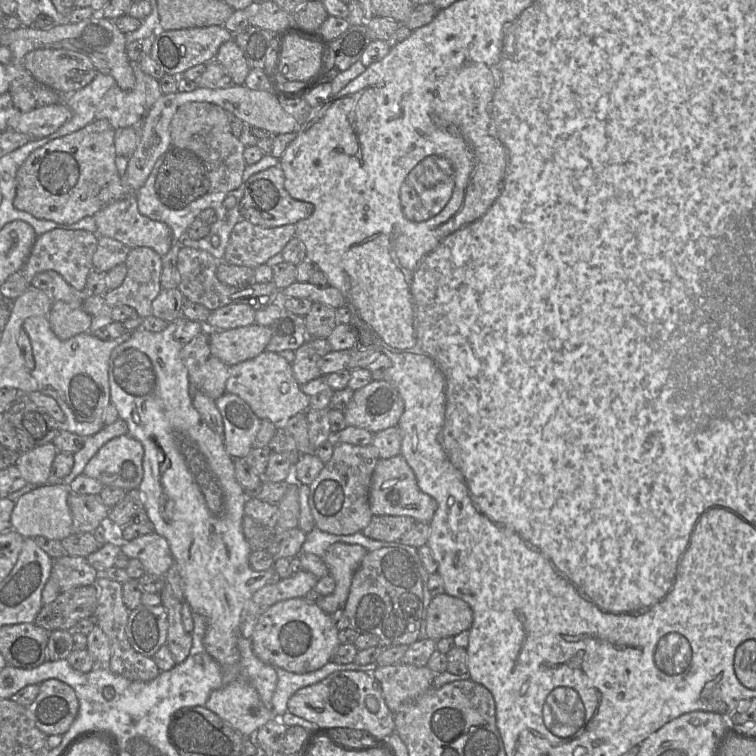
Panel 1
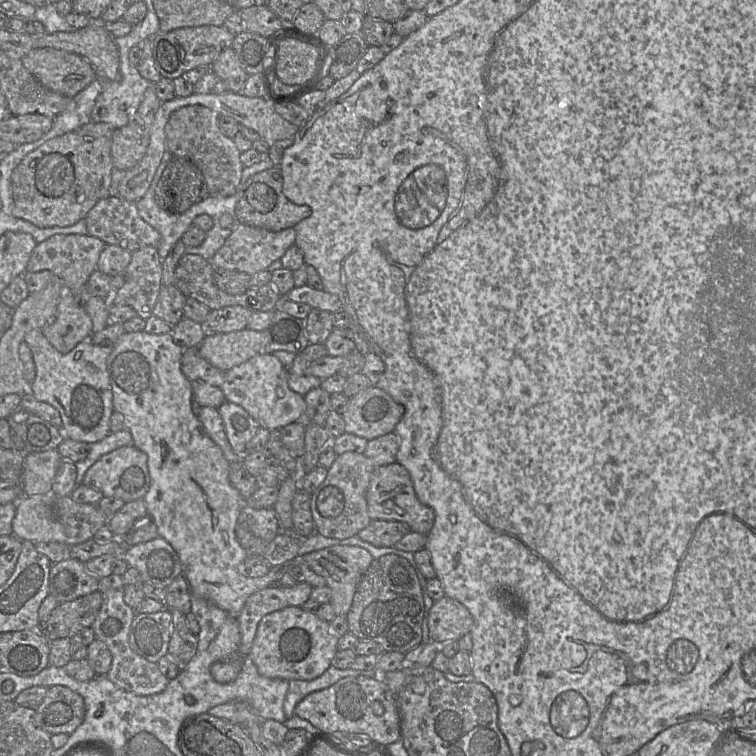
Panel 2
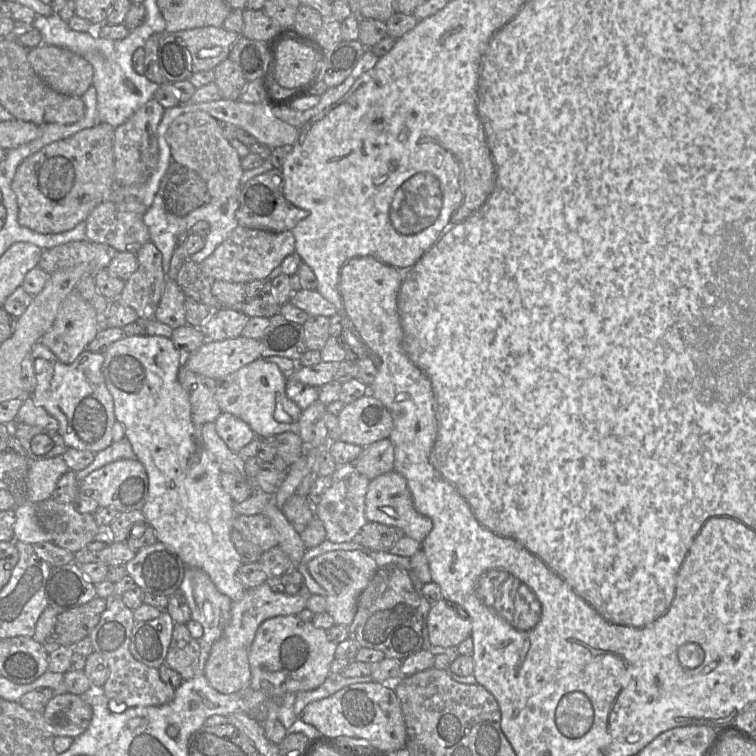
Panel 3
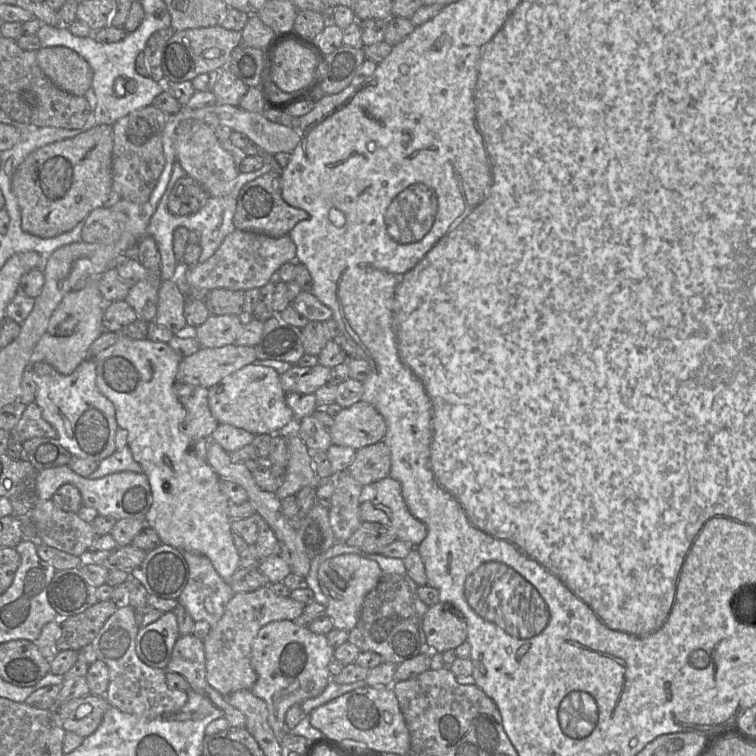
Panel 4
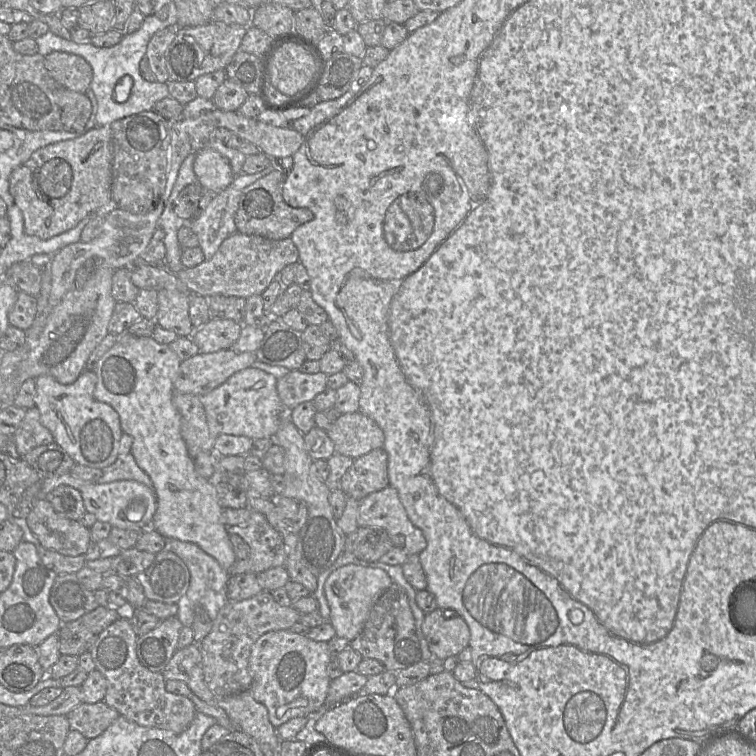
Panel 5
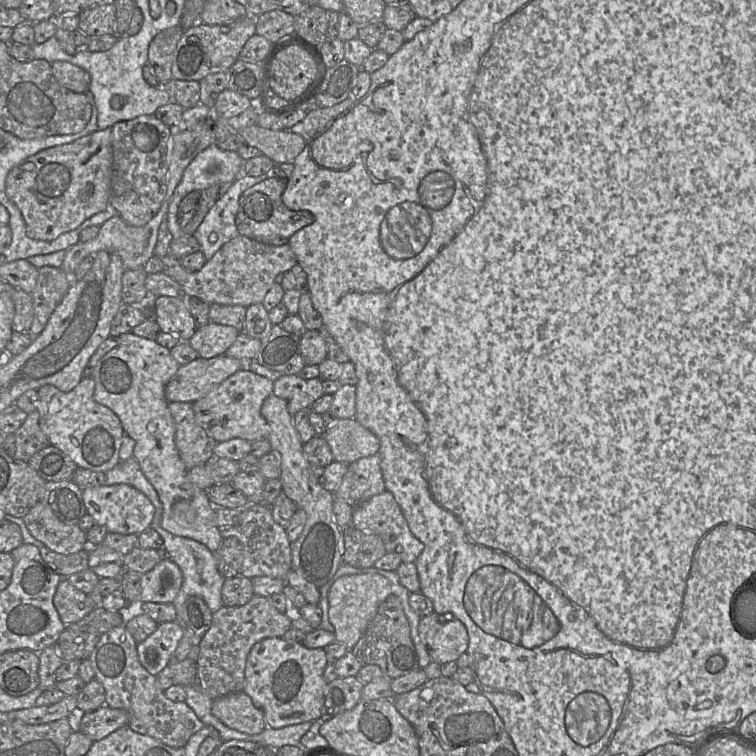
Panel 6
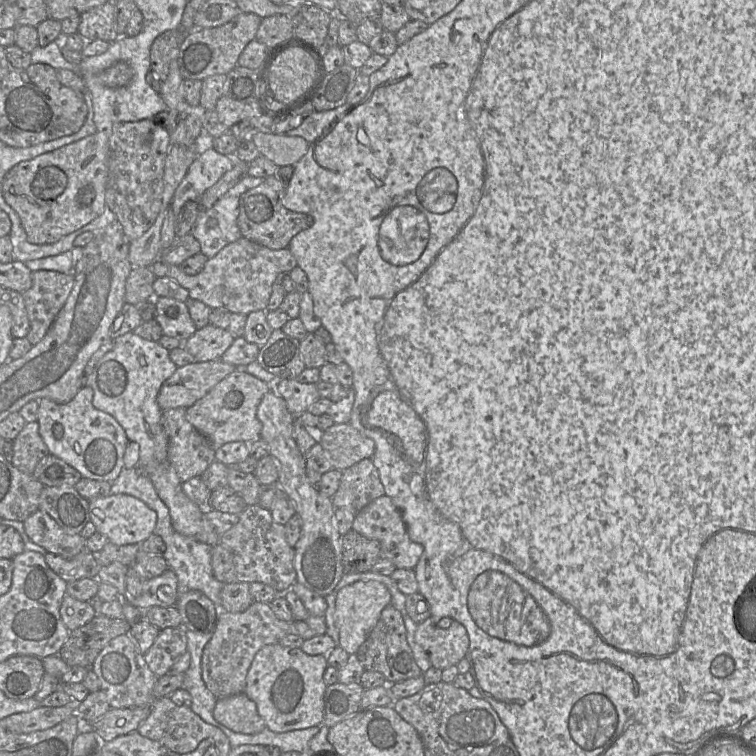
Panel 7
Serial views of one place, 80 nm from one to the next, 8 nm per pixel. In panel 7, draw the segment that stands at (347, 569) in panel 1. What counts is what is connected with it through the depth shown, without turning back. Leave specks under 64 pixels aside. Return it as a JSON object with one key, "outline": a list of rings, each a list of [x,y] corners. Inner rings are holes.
{"outline":[[[359,581],[342,588],[336,599],[334,622],[339,630],[339,646],[349,655],[357,653],[376,626],[382,611],[391,604],[389,590],[377,581]]]}

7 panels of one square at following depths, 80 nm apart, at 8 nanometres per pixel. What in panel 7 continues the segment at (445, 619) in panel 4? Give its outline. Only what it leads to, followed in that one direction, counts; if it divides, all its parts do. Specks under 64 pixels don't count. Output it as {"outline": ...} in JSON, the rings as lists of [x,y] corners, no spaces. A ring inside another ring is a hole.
{"outline":[[[432,617],[417,625],[415,641],[427,654],[431,665],[440,670],[456,665],[464,658],[470,642],[468,632],[460,622],[453,620],[446,628],[440,628]]]}

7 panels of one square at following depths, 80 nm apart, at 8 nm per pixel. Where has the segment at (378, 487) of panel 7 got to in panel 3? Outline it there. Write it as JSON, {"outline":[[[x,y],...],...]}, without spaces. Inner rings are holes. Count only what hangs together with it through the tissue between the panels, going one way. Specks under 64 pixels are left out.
{"outline":[[[390,438],[364,447],[354,466],[369,480],[394,470],[394,445]]]}

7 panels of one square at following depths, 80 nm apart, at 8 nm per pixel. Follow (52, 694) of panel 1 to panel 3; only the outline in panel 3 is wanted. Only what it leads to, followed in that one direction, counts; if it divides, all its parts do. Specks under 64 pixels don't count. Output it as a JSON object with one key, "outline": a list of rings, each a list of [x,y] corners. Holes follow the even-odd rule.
{"outline":[[[68,692],[55,694],[42,711],[44,720],[54,736],[76,738],[84,733],[92,718],[92,707],[79,695]]]}

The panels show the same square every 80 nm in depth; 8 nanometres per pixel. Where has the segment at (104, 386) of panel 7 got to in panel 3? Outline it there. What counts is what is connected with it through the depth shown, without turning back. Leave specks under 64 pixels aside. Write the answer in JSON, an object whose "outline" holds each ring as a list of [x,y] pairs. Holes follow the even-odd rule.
{"outline":[[[124,336],[105,351],[102,373],[113,397],[115,418],[124,425],[125,437],[148,475],[149,494],[142,508],[146,521],[155,529],[159,542],[170,546],[186,566],[206,572],[219,592],[236,602],[244,596],[247,589],[236,578],[242,561],[231,539],[236,518],[235,502],[223,489],[222,472],[204,447],[204,442],[196,442],[189,397],[178,381],[183,358],[184,355],[174,347],[170,338]]]}

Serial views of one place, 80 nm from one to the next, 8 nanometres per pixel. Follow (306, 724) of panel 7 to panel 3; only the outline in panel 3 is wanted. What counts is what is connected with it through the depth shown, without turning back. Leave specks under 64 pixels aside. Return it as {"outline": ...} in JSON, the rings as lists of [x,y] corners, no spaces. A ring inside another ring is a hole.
{"outline":[[[297,615],[270,618],[259,626],[249,651],[250,687],[267,696],[267,719],[262,725],[268,740],[279,745],[288,734],[288,730],[277,718],[278,703],[286,694],[318,688],[331,673],[331,664],[335,659],[336,648],[337,644],[328,639],[326,630],[316,628],[312,622],[300,620]]]}

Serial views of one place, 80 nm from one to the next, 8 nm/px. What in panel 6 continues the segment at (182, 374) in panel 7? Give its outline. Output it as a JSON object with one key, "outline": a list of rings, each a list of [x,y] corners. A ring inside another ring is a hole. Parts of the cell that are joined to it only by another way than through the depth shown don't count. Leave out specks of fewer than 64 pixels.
{"outline":[[[225,354],[212,358],[198,357],[181,365],[166,384],[165,398],[168,403],[191,402],[203,398],[226,378],[243,369],[242,360]]]}

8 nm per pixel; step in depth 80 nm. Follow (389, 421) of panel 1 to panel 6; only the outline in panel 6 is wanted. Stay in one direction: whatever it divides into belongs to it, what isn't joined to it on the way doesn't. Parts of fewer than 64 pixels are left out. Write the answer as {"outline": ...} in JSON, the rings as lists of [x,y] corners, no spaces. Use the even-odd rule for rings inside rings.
{"outline":[[[354,418],[337,419],[322,435],[333,454],[334,461],[352,462],[378,453],[378,437]]]}

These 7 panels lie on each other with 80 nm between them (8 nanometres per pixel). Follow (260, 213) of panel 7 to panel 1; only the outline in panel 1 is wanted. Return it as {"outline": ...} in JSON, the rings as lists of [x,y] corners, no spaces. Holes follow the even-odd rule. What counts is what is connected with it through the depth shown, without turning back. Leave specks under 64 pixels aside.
{"outline":[[[281,166],[269,167],[253,174],[245,183],[243,197],[239,204],[242,219],[262,228],[279,227],[286,224],[295,225],[298,221],[308,218],[314,210],[310,202],[292,198],[284,187],[284,173]]]}

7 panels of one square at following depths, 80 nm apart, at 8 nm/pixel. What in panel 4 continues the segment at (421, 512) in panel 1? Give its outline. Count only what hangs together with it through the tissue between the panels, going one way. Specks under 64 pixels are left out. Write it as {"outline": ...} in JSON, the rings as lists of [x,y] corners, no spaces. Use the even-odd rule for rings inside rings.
{"outline":[[[385,477],[363,487],[360,495],[362,522],[380,523],[390,528],[397,540],[417,548],[427,536],[426,525],[409,511],[401,484]]]}

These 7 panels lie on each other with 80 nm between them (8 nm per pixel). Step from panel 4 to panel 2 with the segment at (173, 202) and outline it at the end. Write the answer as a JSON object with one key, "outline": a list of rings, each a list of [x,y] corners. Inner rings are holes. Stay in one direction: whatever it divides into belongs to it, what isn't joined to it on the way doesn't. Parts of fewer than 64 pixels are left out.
{"outline":[[[166,150],[166,154],[155,172],[149,189],[145,195],[136,202],[136,205],[142,219],[145,219],[149,209],[182,214],[209,195],[210,193],[205,177],[195,162],[188,156],[168,154]],[[156,200],[159,201],[158,207],[154,204]]]}

